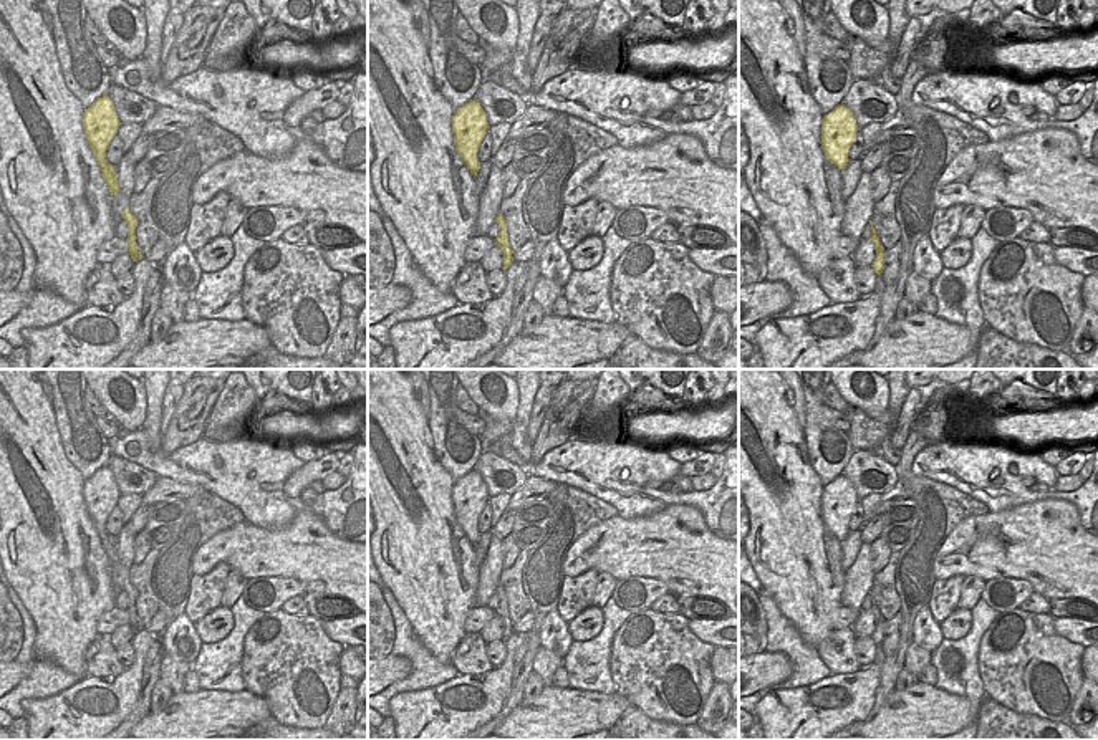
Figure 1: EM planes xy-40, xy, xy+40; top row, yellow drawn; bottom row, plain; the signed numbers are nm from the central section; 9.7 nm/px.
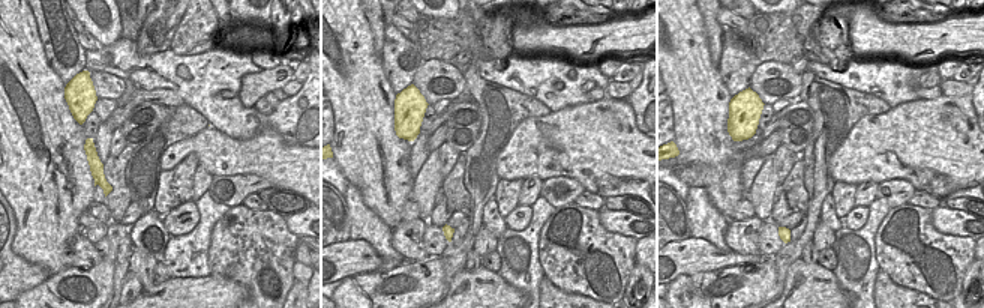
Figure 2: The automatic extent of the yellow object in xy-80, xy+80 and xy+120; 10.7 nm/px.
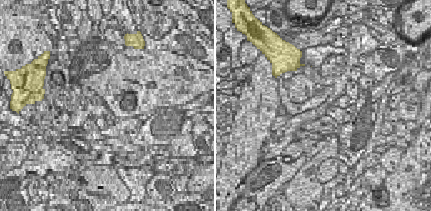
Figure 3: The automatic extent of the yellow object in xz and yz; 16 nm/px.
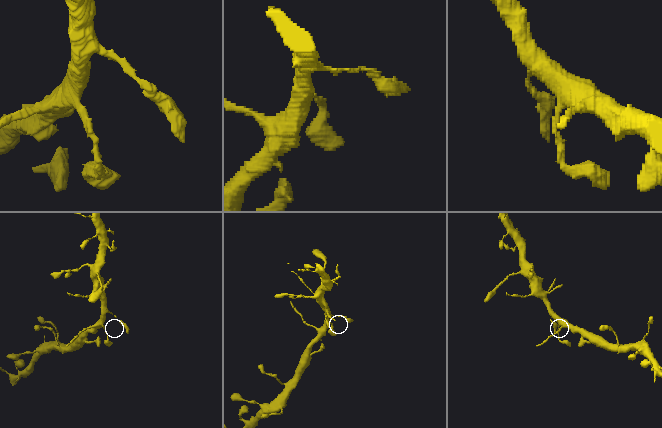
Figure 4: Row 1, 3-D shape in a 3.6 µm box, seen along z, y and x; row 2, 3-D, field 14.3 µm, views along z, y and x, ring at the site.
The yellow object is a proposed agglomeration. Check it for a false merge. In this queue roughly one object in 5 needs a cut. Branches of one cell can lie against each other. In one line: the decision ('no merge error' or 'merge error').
no merge error

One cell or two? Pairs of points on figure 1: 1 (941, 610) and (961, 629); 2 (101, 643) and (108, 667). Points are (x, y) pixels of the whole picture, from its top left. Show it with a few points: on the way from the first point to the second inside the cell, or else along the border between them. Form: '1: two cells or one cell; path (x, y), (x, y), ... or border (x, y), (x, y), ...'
1: two cells; border (958, 608), (939, 624)
2: one cell; path (101, 649), (101, 661)

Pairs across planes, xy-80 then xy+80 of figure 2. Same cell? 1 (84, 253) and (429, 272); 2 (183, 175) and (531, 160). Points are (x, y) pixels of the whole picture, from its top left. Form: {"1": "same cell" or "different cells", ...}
{"1": "different cells", "2": "different cells"}

